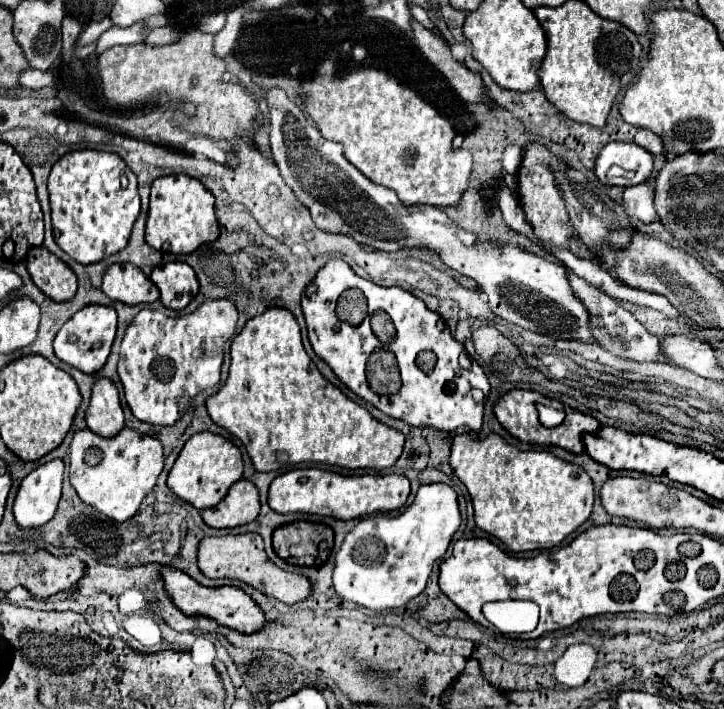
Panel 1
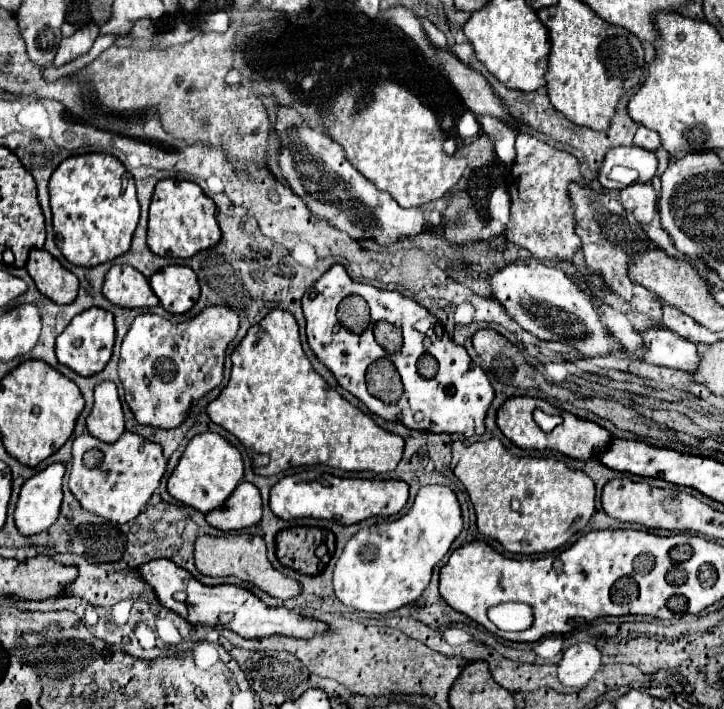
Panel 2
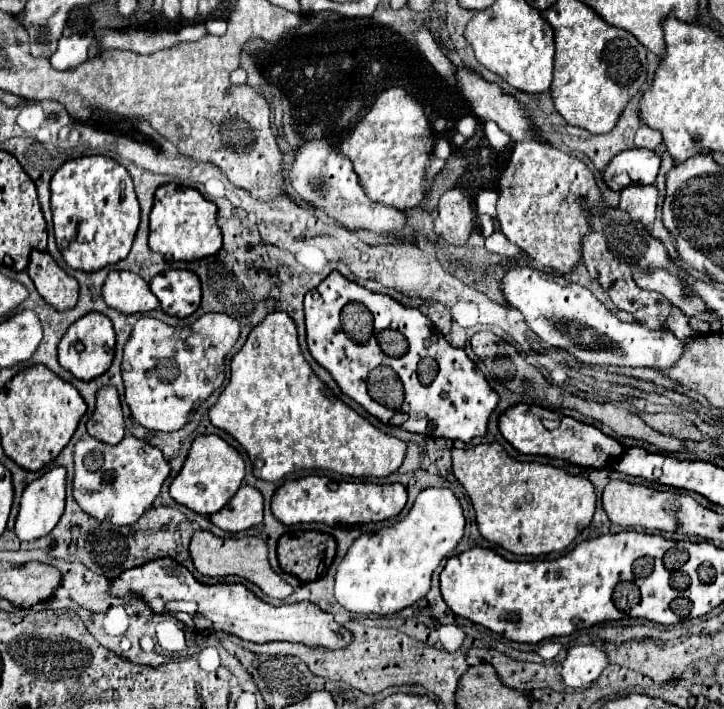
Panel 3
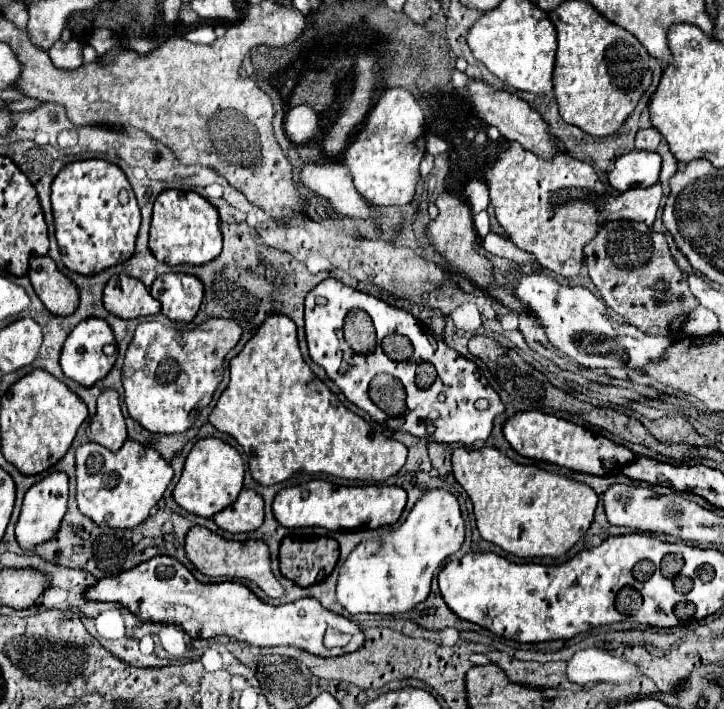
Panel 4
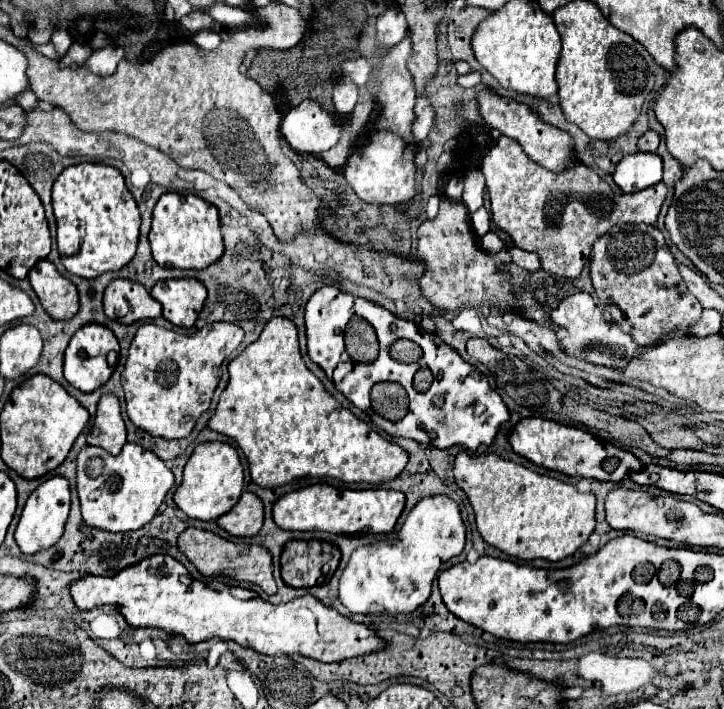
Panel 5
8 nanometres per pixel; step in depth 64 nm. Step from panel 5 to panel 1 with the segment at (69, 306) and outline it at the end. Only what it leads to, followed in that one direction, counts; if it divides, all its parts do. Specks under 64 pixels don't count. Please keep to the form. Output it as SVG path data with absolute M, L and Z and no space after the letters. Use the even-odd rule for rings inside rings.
M30 248L26 254L26 268L34 284L52 300L66 302L76 294L76 274L72 268L56 258L48 248Z

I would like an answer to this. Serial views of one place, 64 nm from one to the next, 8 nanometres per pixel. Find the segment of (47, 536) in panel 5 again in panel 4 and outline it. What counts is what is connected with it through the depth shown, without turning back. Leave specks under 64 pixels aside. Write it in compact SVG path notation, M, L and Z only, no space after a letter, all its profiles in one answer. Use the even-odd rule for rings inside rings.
M52 472L40 482L32 484L28 492L24 494L20 518L16 522L16 540L22 548L34 548L46 540L50 540L56 532L58 526L66 514L68 506L68 476L64 472Z

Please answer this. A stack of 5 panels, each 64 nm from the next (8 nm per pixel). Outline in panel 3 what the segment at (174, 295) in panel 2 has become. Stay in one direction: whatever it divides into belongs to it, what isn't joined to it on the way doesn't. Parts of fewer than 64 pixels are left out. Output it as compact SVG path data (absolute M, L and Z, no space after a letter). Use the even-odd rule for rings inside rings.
M164 270L150 280L150 290L166 314L186 318L200 306L200 280L190 270Z

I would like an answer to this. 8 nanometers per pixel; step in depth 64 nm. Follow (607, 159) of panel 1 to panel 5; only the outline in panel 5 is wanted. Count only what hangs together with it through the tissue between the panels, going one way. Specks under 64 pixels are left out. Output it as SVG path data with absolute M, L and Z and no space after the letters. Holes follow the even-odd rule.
M636 152L624 156L612 174L616 186L622 192L638 192L650 188L662 180L662 158L658 154Z

